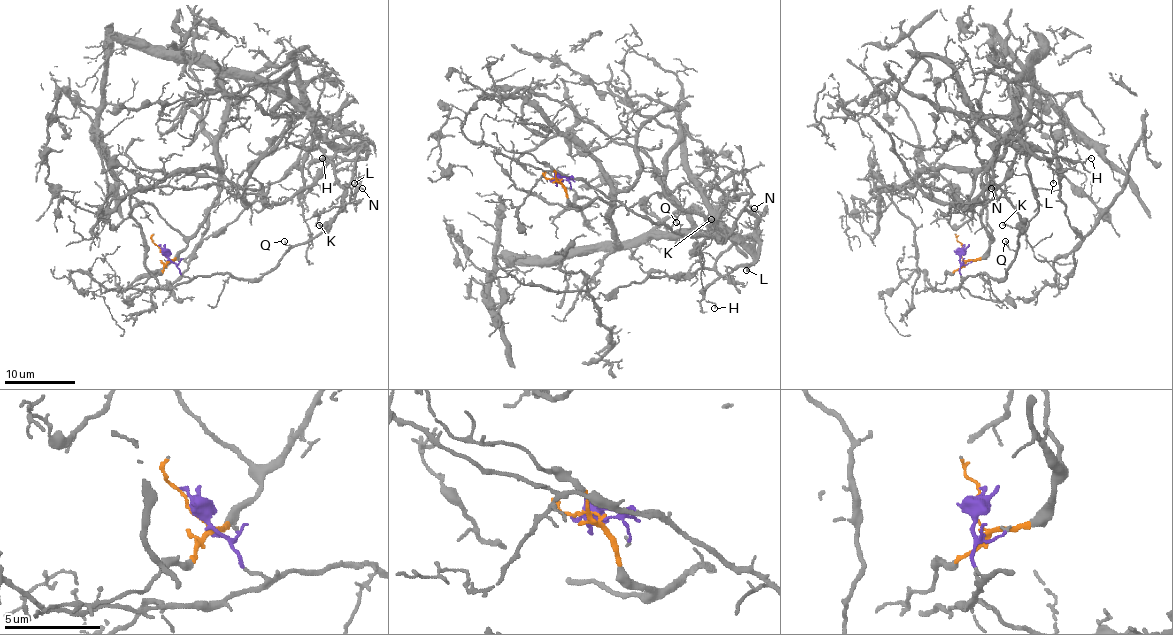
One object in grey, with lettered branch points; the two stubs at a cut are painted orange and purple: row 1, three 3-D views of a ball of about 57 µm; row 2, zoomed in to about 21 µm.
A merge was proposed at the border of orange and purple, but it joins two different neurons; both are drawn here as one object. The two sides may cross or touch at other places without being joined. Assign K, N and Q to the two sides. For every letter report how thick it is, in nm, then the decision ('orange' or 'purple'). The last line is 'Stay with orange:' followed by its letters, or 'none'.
K: 140 nm thick; purple
N: 140 nm thick; purple
Q: 100 nm thick; purple
Stay with orange: none

